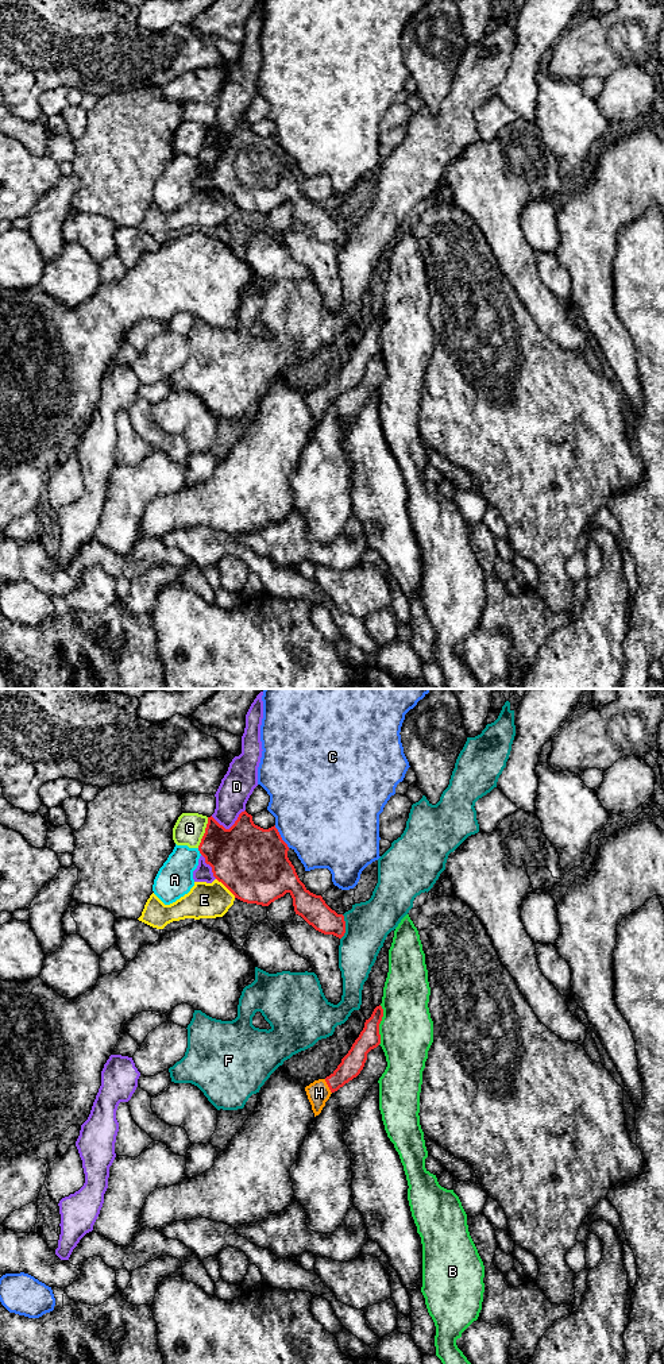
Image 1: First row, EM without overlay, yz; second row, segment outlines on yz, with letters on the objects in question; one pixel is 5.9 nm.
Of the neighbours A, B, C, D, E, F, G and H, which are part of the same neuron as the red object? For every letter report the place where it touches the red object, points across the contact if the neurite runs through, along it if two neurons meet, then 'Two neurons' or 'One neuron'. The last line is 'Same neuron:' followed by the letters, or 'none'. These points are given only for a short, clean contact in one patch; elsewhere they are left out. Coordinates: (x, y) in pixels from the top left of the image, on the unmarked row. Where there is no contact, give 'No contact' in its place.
A: Touches red at yz (199, 158). Two neurons
B: Touches red at yz (378, 334). Two neurons
C: Touches red at yz (280, 145). Two neurons
D: Touches red at yz (230, 137). Two neurons
E: Touches red at yz (226, 195). Boundary: yz (216, 187), (235, 205). Two neurons
F: Touches red at yz (344, 235). Boundary: yz (343, 223), (344, 243), (340, 247). Two neurons
G: Touches red at yz (205, 141). Boundary: yz (208, 126), (205, 141), (197, 155). Two neurons
H: Touches red at yz (328, 395). Path across: yz (352, 372), (328, 395), (319, 401). One neuron
Same neuron: H

